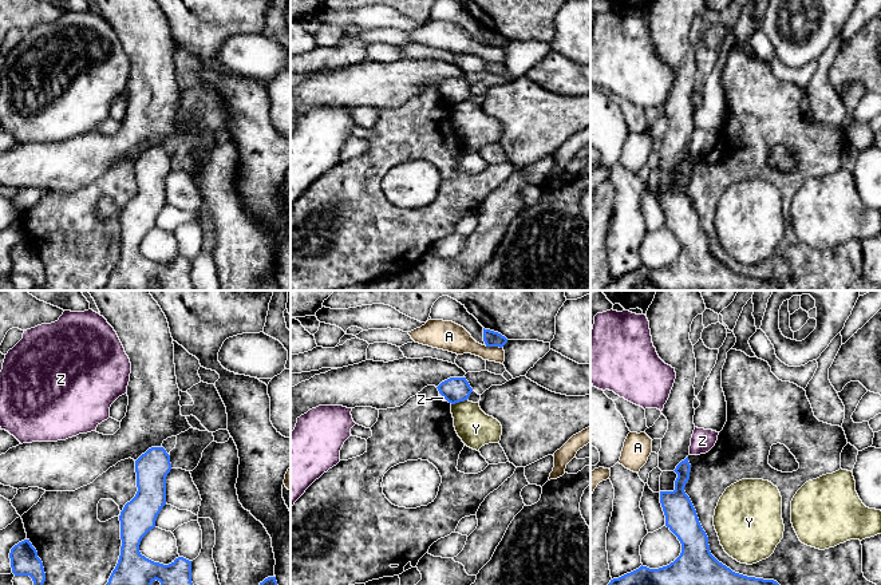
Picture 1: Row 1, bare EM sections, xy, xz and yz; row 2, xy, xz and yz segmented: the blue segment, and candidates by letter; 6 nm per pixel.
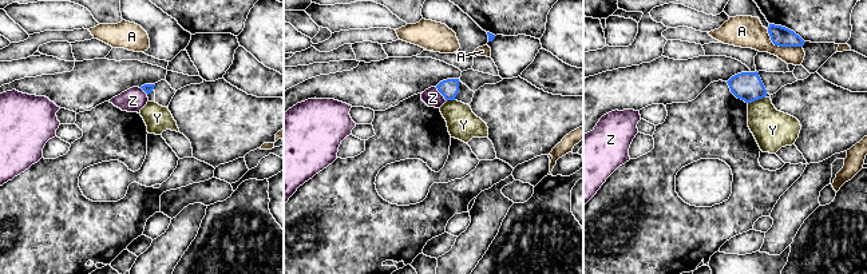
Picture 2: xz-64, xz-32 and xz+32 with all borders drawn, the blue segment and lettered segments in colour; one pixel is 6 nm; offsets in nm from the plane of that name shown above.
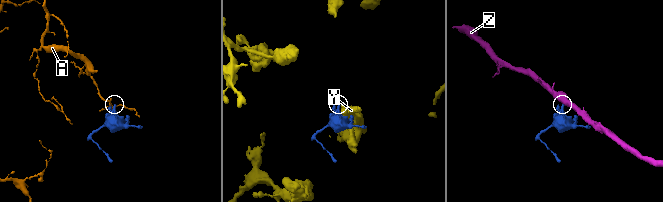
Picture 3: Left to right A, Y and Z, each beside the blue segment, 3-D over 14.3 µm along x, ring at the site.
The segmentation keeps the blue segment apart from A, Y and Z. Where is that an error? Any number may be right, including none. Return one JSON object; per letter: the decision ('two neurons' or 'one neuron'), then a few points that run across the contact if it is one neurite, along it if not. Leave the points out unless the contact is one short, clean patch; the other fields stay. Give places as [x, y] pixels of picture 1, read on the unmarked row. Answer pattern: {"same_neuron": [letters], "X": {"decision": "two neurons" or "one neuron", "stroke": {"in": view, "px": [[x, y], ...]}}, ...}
{"same_neuron": [], "A": {"decision": "two neurons", "stroke": {"in": "xz", "px": [[485, 46], [498, 46], [501, 48]]}}, "Y": {"decision": "two neurons", "stroke": {"in": "xz", "px": [[466, 99], [451, 105]]}}, "Z": {"decision": "two neurons", "stroke": {"in": "xz", "px": [[439, 93], [447, 101]]}}}

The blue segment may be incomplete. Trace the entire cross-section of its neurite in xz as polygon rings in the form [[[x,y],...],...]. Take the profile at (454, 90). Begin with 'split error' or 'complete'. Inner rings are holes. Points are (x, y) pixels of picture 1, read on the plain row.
complete | [[[450,78],[442,82],[438,87],[439,94],[451,104],[469,99],[473,88],[466,78]]]

